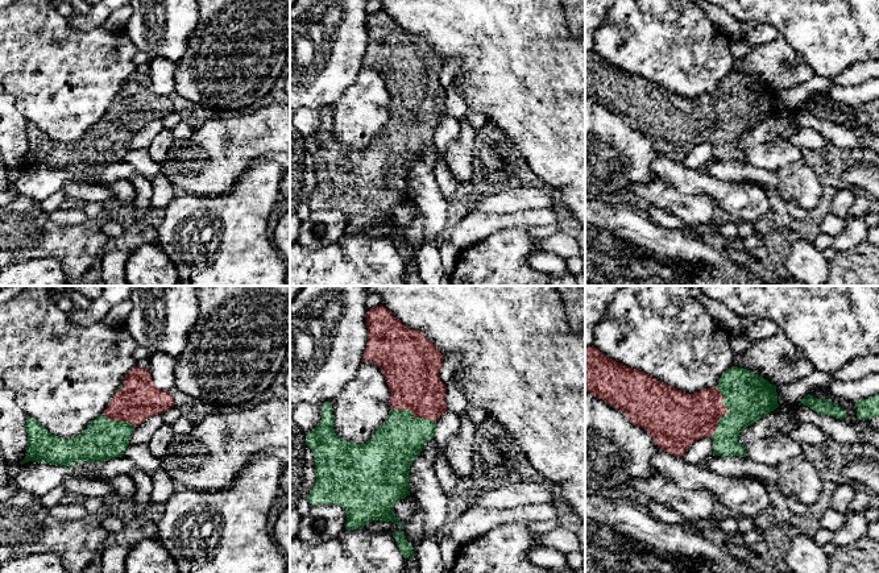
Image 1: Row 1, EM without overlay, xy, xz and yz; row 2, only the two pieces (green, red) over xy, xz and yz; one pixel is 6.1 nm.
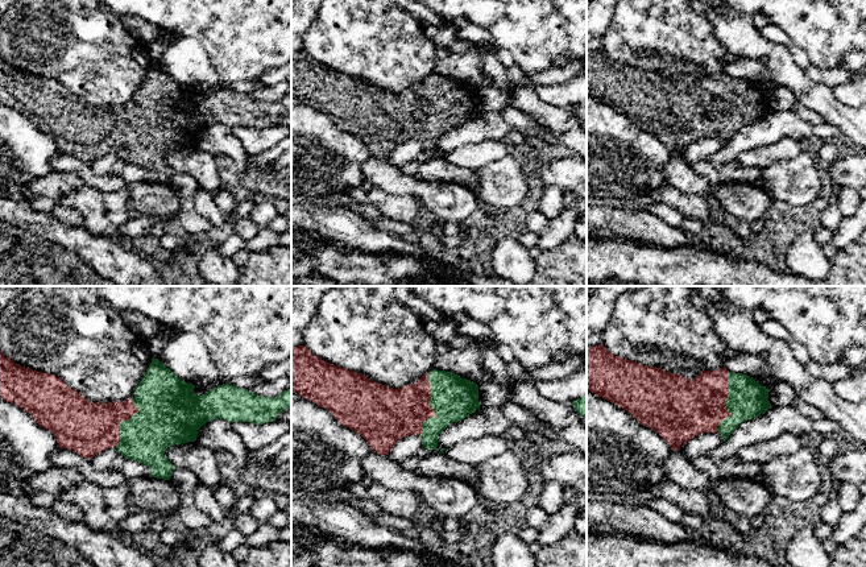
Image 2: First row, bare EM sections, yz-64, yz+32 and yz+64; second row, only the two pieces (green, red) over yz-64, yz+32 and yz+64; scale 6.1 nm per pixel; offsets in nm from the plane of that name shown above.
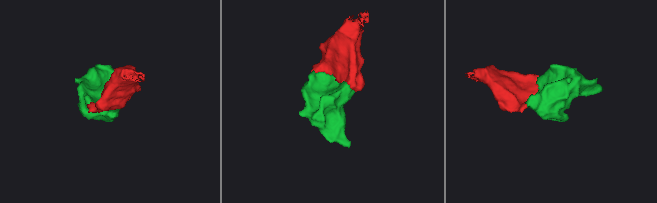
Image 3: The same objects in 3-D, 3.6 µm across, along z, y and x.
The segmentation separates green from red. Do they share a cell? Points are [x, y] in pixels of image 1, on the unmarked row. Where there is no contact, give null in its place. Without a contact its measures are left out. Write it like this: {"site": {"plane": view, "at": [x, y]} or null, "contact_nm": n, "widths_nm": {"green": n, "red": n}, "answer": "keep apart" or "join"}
{"site": {"plane": "yz", "at": [729, 116]}, "contact_nm": 320, "widths_nm": {"green": 280, "red": 280}, "answer": "join"}

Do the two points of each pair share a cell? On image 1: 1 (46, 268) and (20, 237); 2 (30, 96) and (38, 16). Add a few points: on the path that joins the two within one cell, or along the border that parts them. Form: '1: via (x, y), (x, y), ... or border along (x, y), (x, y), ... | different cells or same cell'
1: border along (13, 265), (33, 258), (53, 257), (65, 272) | different cells
2: via (30, 77), (30, 36) | same cell

